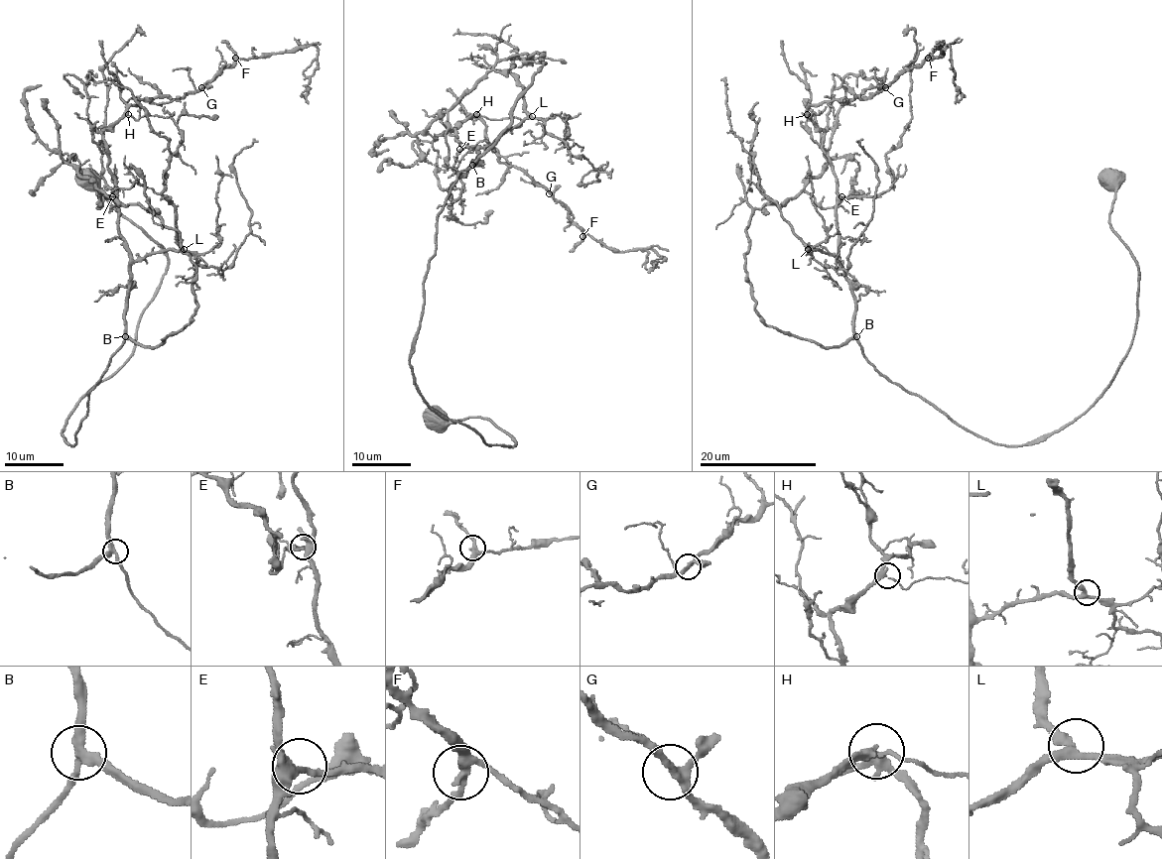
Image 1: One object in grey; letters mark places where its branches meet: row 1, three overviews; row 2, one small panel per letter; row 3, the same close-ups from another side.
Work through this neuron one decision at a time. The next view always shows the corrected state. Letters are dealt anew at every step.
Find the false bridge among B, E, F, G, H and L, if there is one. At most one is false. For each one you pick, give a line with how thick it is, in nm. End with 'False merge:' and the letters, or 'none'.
False merge: none

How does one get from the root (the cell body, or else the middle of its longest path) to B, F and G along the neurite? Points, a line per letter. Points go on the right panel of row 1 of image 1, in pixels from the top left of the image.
B: (1110, 176), (1137, 322), (1073, 422), (992, 443), (890, 382), (856, 336)
F: (1110, 176), (1138, 271), (1127, 355), (1051, 433), (968, 431), (863, 354), (808, 116), (928, 58)
G: (1110, 176), (1138, 271), (1128, 353), (1073, 422), (992, 443), (890, 382), (854, 332), (808, 108), (885, 87)

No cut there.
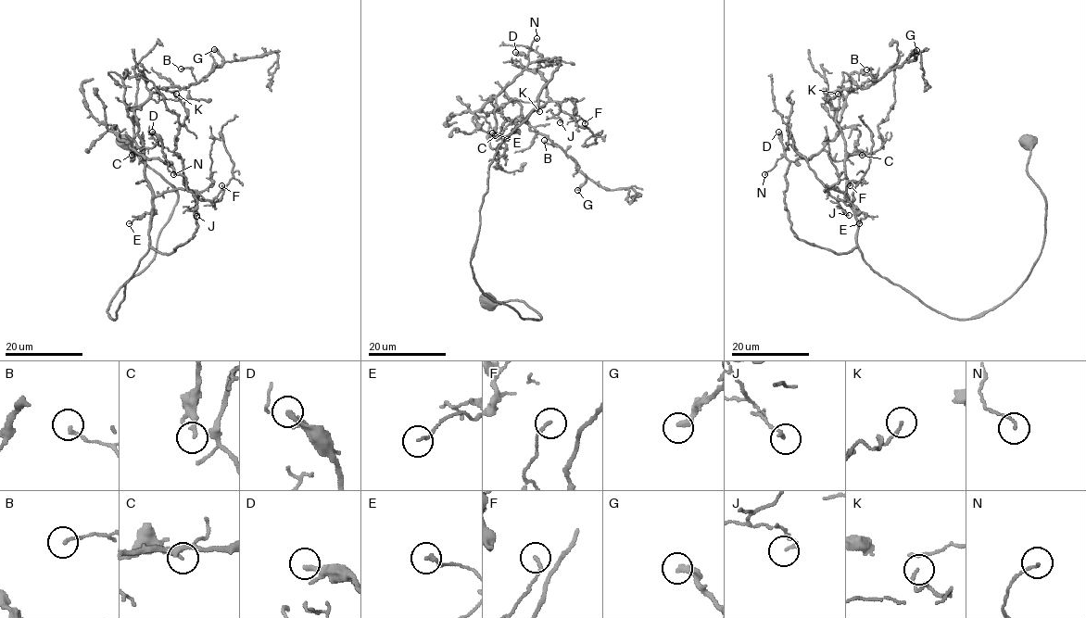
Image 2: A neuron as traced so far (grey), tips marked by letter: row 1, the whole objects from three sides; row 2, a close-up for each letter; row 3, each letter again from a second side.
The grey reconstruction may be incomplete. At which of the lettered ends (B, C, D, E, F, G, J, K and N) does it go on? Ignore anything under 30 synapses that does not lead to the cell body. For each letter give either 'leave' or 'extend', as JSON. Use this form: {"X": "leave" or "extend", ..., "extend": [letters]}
{"B": "leave", "C": "leave", "D": "extend", "E": "leave", "F": "leave", "G": "leave", "J": "leave", "K": "leave", "N": "leave", "extend": ["D"]}

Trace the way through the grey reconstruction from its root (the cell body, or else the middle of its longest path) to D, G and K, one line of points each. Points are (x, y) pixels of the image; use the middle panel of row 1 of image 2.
D: (487, 301), (522, 300), (541, 318), (523, 319), (493, 301), (471, 266), (488, 166), (561, 65), (515, 52)
G: (487, 301), (541, 318), (493, 301), (471, 266), (515, 127), (497, 110), (515, 100), (585, 175), (577, 190)
K: (487, 301), (541, 318), (493, 301), (471, 266), (488, 166), (515, 127), (497, 110), (517, 98), (539, 111)

